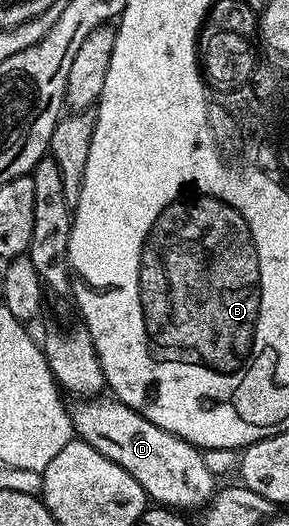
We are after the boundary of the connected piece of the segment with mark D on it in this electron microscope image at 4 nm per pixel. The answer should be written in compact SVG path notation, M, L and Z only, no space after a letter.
M95 398L82 403L85 405L75 412L74 433L99 450L99 454L123 466L123 470L127 470L127 474L143 486L146 497L154 505L170 510L204 509L215 495L215 477L207 466L203 466L201 452L180 436L172 436L116 399L103 399Z

